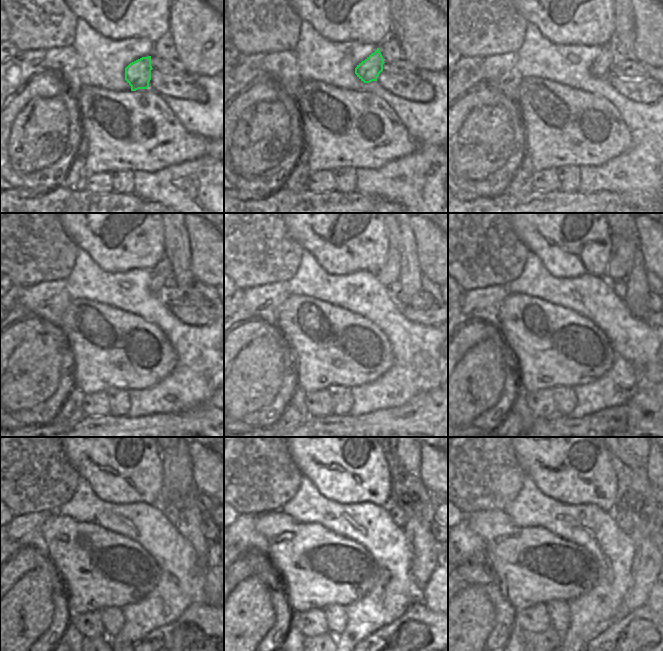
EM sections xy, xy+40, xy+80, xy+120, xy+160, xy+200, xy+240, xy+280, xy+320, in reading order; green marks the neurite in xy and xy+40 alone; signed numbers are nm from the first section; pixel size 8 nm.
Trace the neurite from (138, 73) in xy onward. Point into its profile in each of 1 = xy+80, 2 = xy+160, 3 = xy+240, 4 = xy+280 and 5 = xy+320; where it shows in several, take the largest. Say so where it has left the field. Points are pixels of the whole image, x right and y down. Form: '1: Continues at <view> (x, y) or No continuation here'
1: Continues at xy+80 (600, 68)
2: Continues at xy+160 (389, 272)
3: Continues at xy+240 (170, 488)
4: Continues at xy+280 (393, 498)
5: Continues at xy+320 (619, 493).

